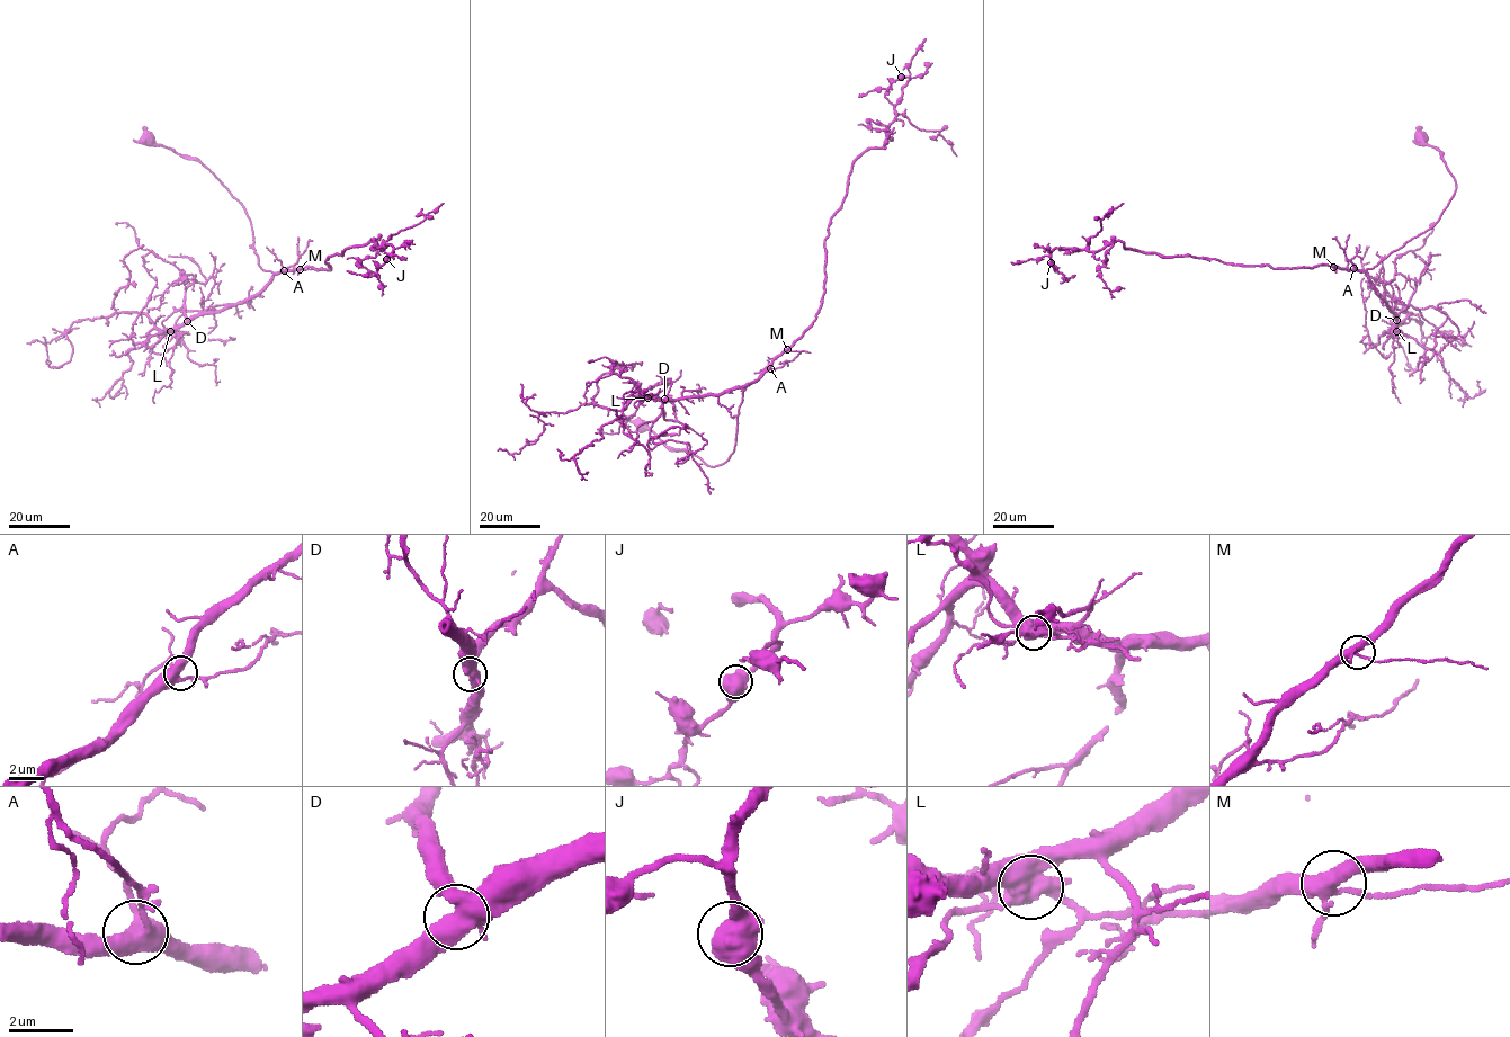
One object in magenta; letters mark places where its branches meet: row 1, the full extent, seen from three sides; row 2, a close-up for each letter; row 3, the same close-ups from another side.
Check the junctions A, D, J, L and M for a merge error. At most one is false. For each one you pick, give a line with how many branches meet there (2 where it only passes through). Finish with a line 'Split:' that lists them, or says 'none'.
L: 5
Split: L

